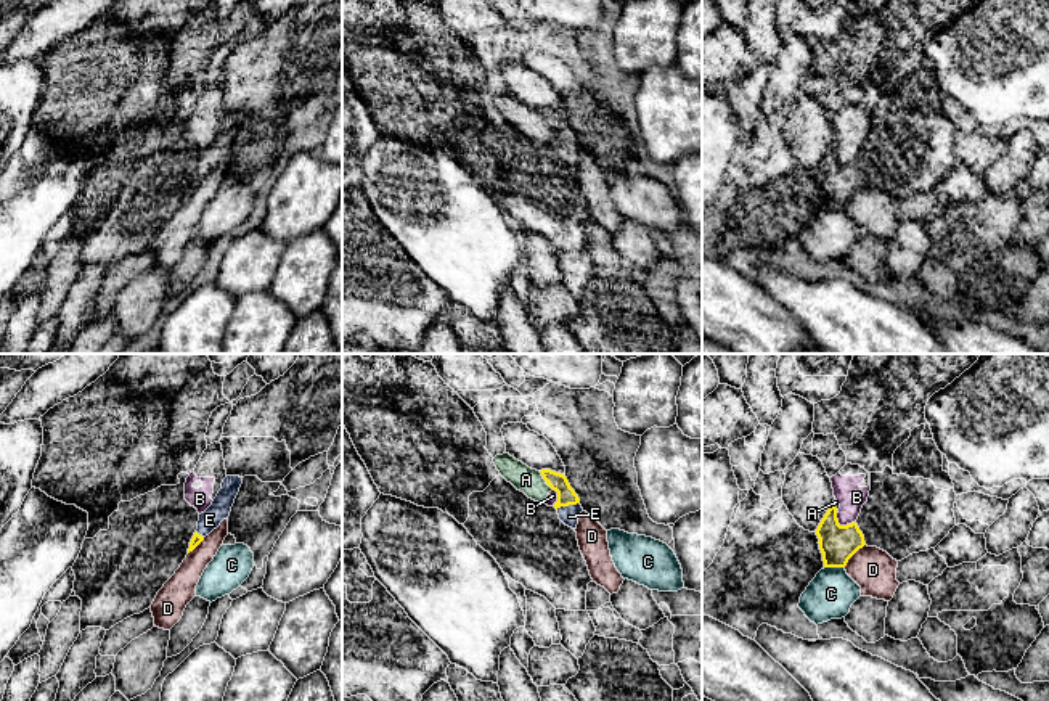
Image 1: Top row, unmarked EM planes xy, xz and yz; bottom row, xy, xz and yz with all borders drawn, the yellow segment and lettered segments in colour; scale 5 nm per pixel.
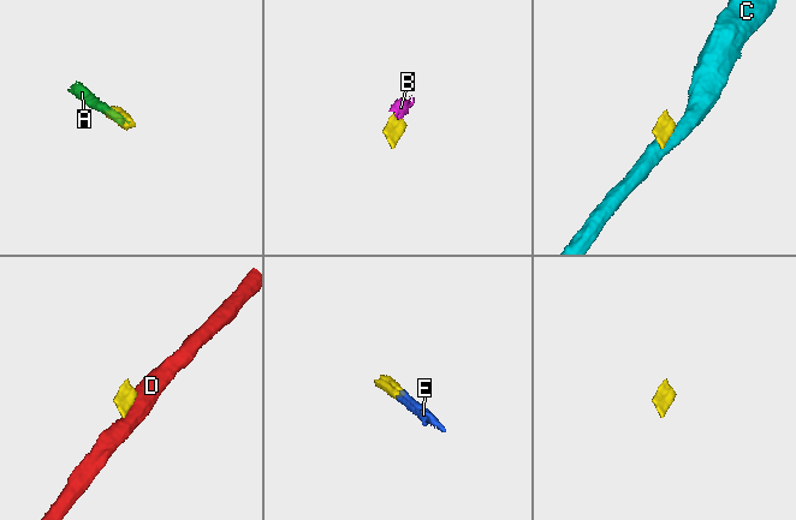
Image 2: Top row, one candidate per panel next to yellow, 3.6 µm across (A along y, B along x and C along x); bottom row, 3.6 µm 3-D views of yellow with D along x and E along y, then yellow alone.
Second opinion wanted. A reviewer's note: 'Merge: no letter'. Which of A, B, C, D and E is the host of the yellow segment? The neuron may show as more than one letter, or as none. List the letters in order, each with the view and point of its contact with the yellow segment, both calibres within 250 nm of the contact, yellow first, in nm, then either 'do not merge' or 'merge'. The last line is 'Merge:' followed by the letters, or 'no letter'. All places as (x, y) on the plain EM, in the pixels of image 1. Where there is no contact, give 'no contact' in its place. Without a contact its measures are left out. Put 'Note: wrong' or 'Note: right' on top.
Note: wrong
A: contact xz (545, 119); calibres 100 and 130 nm; do not merge
B: contact yz (842, 166); calibres 190 and 140 nm; do not merge
C: contact yz (834, 206); calibres 190 and 240 nm; do not merge
D: contact yz (853, 193); calibres 190 and 220 nm; do not merge
E: contact xz (567, 145); calibres 100 and 100 nm; merge
Merge: E

